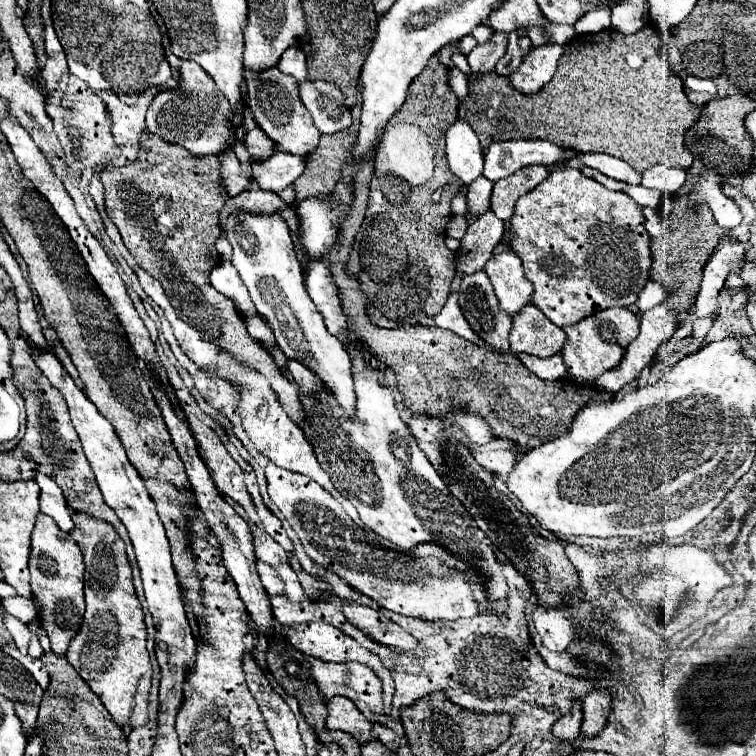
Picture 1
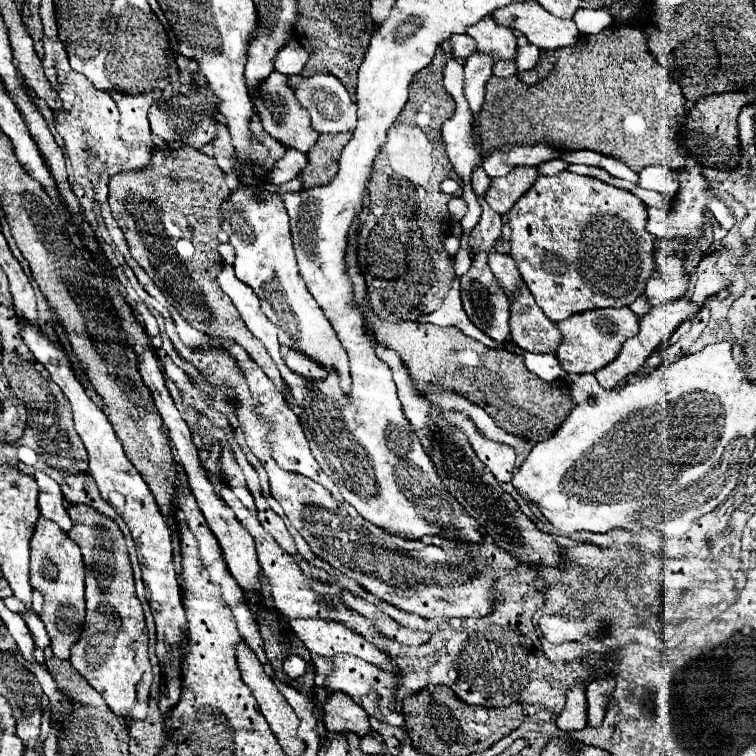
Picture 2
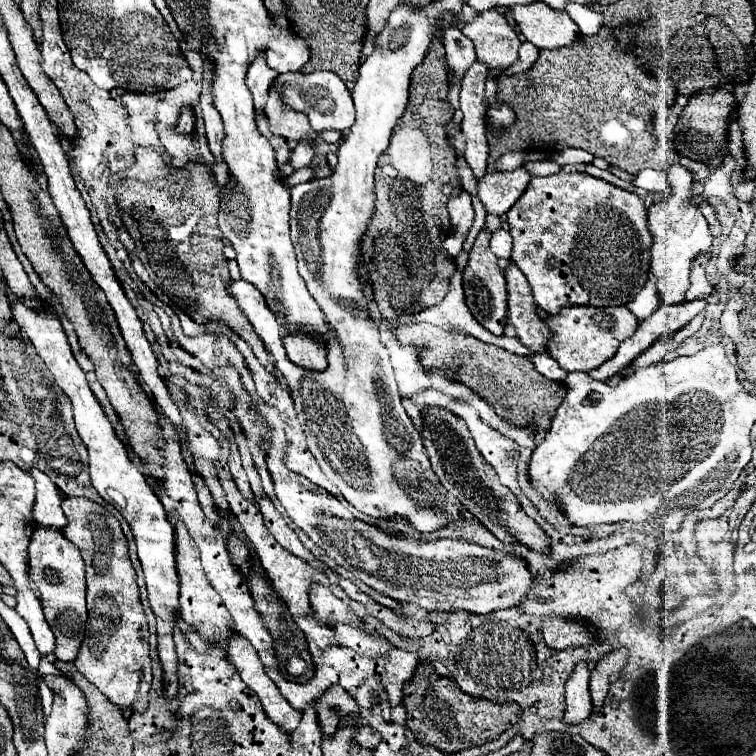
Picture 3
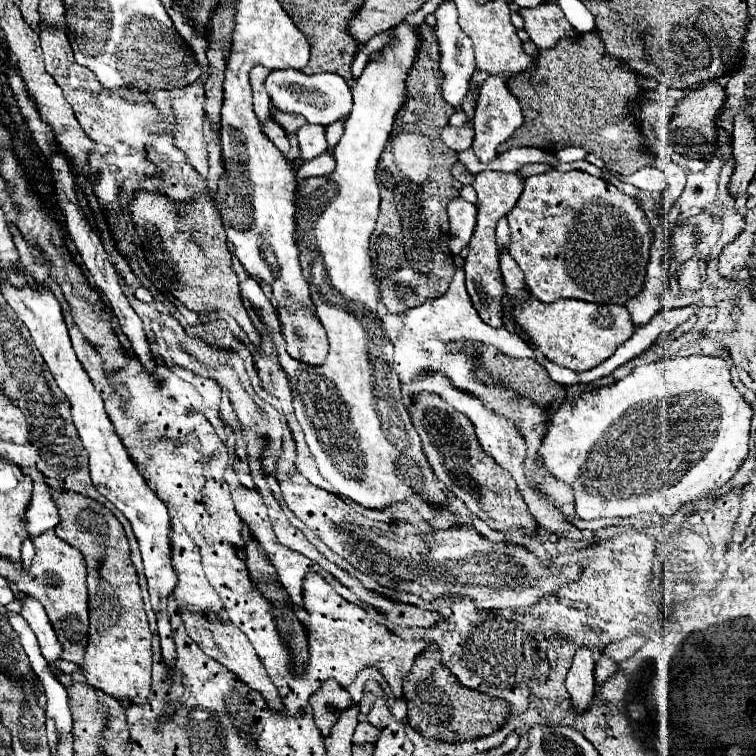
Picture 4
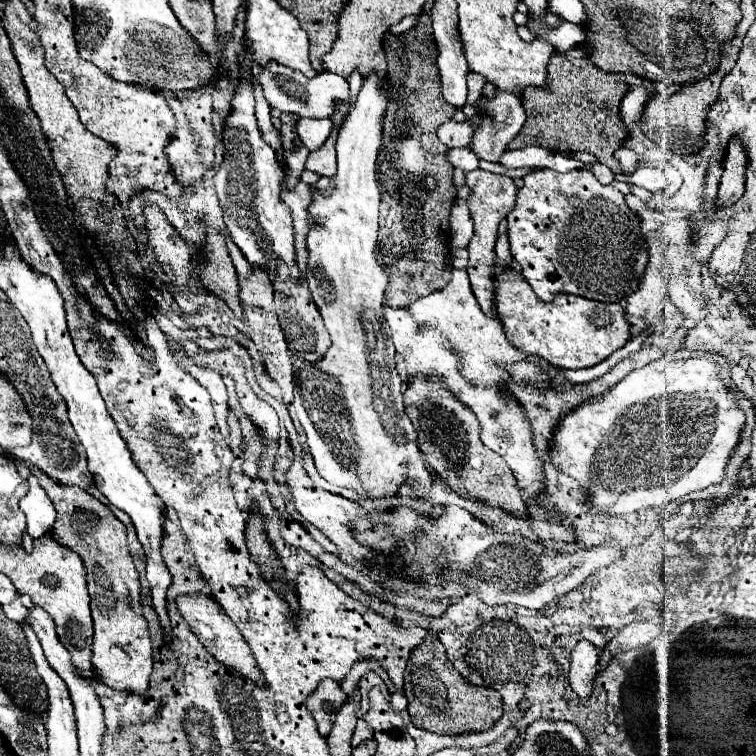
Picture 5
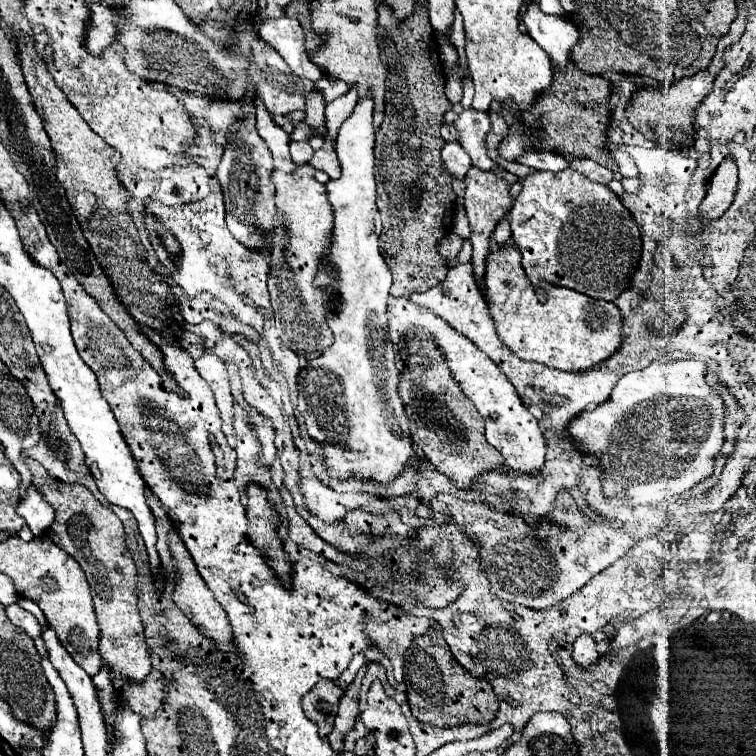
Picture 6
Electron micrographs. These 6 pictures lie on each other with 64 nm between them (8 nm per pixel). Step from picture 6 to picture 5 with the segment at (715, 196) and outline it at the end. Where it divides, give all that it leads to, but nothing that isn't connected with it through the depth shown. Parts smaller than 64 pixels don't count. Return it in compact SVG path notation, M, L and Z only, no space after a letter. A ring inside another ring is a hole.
M730 140L724 156L724 172L714 200L716 208L728 208L738 200L738 194L744 194L744 166L746 152L740 146L740 140Z

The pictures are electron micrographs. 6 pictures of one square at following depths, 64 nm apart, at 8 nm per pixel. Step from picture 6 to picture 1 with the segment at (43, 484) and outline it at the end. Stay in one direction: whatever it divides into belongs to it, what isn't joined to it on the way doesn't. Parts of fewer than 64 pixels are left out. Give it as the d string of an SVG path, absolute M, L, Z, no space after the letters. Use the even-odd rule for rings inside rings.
M72 512L74 520L74 530L70 532L72 540L80 546L84 554L84 564L86 564L86 614L84 614L84 624L76 638L70 642L68 648L68 662L76 668L76 672L86 680L86 684L100 696L102 704L106 710L112 714L114 722L120 728L126 726L144 726L148 722L148 692L150 692L150 680L152 680L152 666L146 650L146 624L144 624L144 614L140 600L134 592L132 584L132 568L126 556L126 548L118 532L114 530L112 524L106 520L100 520L88 512Z

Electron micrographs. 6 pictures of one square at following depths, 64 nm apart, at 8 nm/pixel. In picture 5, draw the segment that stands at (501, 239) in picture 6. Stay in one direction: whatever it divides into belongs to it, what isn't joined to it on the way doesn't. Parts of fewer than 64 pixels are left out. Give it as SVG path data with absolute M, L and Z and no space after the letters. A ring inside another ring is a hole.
M508 232L498 234L498 240L496 240L496 256L498 256L498 264L500 264L500 266L510 266L510 262L512 262L512 254L510 254Z

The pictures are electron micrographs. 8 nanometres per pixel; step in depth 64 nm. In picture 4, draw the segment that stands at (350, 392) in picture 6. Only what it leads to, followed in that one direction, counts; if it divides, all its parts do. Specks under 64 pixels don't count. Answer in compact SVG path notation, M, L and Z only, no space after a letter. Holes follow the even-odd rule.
M396 26L396 34L392 36L390 44L382 48L382 58L368 62L358 84L352 88L354 108L344 122L344 134L334 146L336 156L336 170L326 178L316 178L302 182L298 186L300 194L304 196L302 202L296 206L296 244L300 250L300 266L302 274L310 284L310 296L316 306L316 314L324 324L330 340L330 352L326 362L314 368L308 364L294 360L284 350L284 338L280 336L280 322L276 316L274 306L266 300L260 284L252 278L240 284L240 296L246 308L254 308L262 314L264 322L272 328L280 362L290 378L292 394L294 394L294 410L296 418L306 434L306 444L318 464L318 470L324 480L328 480L342 498L352 498L366 508L384 508L394 502L408 502L420 512L424 520L432 518L428 504L446 504L446 486L436 478L426 456L422 452L420 436L410 422L408 410L402 402L402 390L398 374L392 366L392 352L394 346L384 332L382 320L376 314L380 302L380 278L376 276L376 266L370 258L370 238L376 228L378 218L378 184L376 184L376 162L388 142L388 134L392 130L394 114L400 110L404 100L404 80L406 72L412 66L416 48L420 40L414 26Z

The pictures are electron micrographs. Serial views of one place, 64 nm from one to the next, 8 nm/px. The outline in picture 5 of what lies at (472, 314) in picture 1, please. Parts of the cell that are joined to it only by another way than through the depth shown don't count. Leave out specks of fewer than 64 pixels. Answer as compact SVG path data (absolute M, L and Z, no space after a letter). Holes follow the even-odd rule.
M476 168L472 172L466 172L466 186L470 188L470 196L466 198L466 202L468 202L468 208L470 208L472 222L474 222L474 236L472 236L470 244L468 244L470 260L468 260L468 268L466 270L468 270L468 276L470 276L472 290L476 292L476 300L480 302L482 310L488 316L496 316L496 312L494 312L494 284L492 284L492 278L494 278L494 272L498 268L494 268L494 264L496 264L494 242L496 242L496 236L498 236L498 224L514 208L518 190L516 190L512 178L494 176L494 174L484 172L480 168Z

